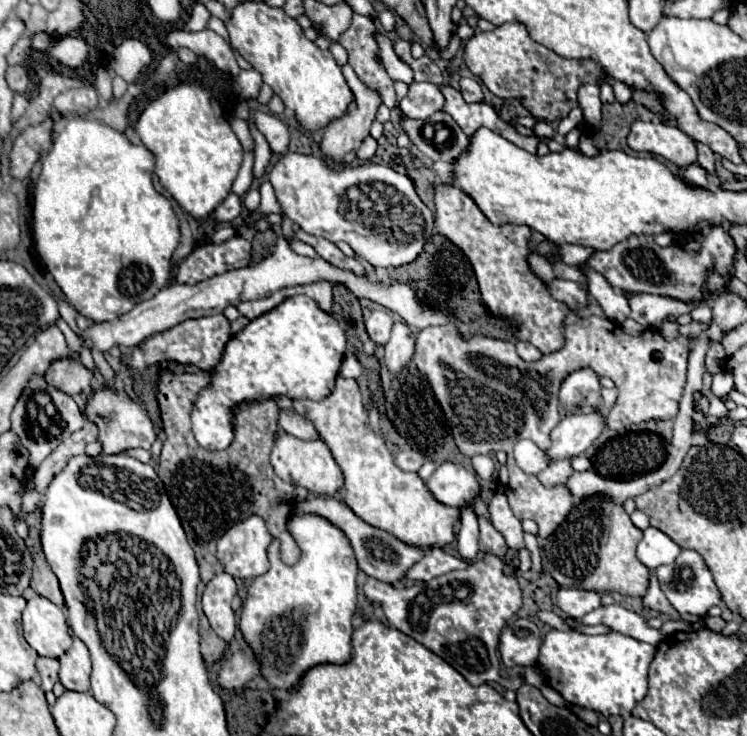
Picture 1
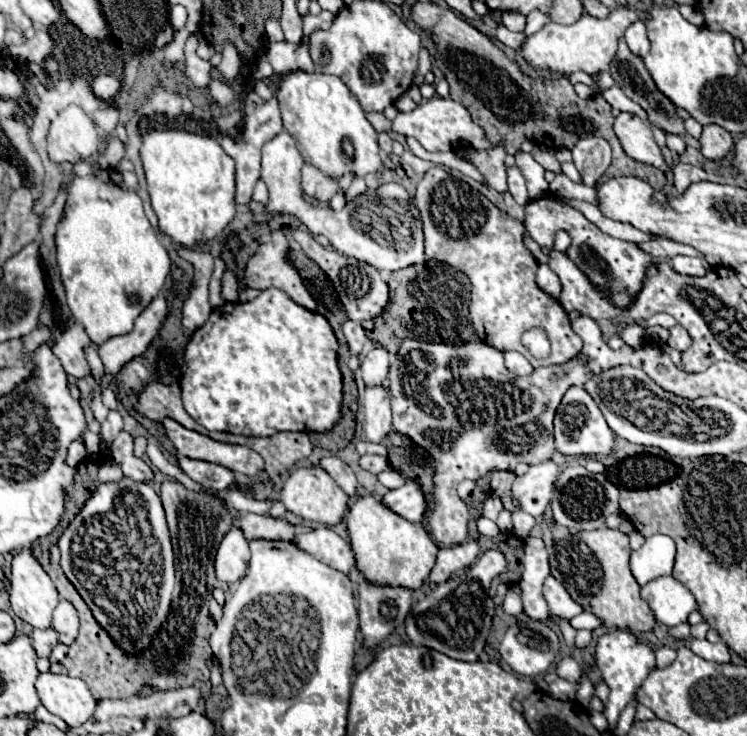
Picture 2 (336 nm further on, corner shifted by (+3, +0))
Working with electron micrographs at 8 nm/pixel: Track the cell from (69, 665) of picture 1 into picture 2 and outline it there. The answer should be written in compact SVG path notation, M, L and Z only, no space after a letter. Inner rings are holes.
M60 600L60 604L54 610L52 628L58 632L62 644L70 646L76 640L76 636L78 636L78 614L76 614L74 606L70 606L70 602Z

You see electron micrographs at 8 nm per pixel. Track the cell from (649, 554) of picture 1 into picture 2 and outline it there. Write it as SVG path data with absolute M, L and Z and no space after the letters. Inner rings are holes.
M654 534L646 538L644 546L636 552L632 552L630 558L630 570L634 578L638 580L640 586L646 582L672 574L674 566L674 556L676 556L676 546L670 536L664 534Z

